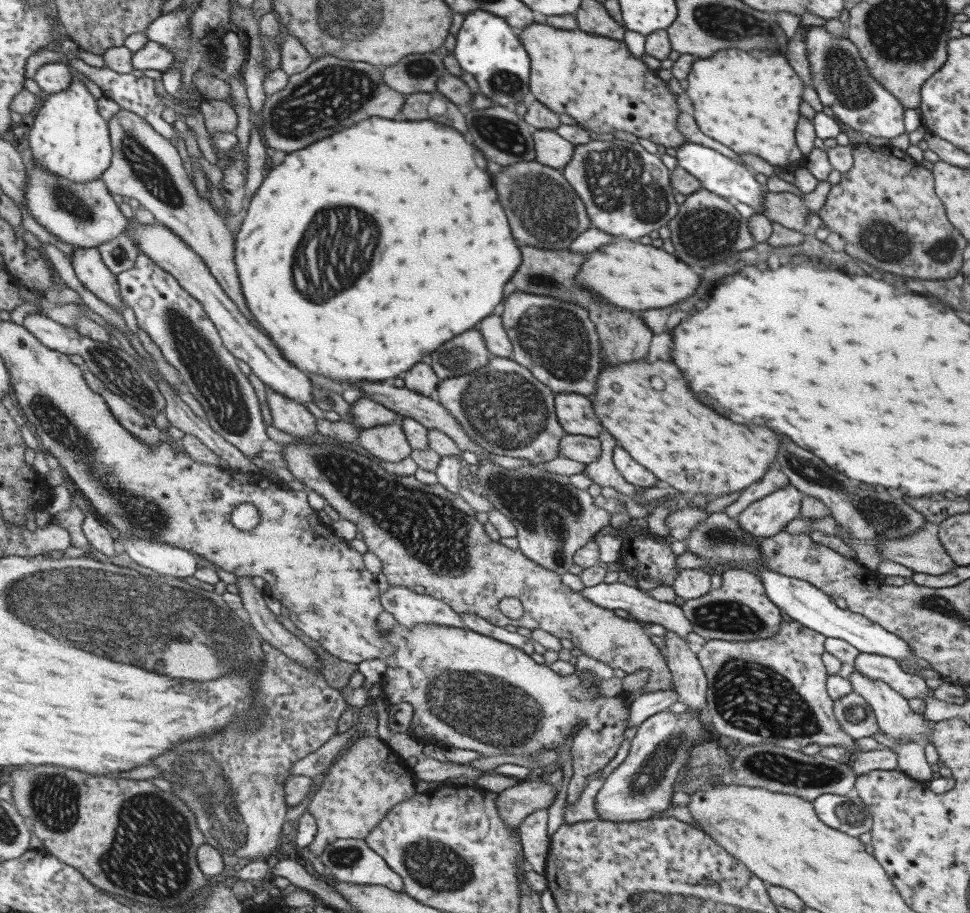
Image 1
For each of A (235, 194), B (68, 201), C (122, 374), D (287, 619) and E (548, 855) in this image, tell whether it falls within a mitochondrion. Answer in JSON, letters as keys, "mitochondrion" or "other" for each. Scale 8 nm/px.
{"A":"other","B":"mitochondrion","C":"mitochondrion","D":"other","E":"other"}

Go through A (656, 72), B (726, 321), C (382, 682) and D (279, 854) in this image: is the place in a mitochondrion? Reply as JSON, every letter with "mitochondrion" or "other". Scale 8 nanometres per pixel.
{"A":"other","B":"other","C":"other","D":"other"}

